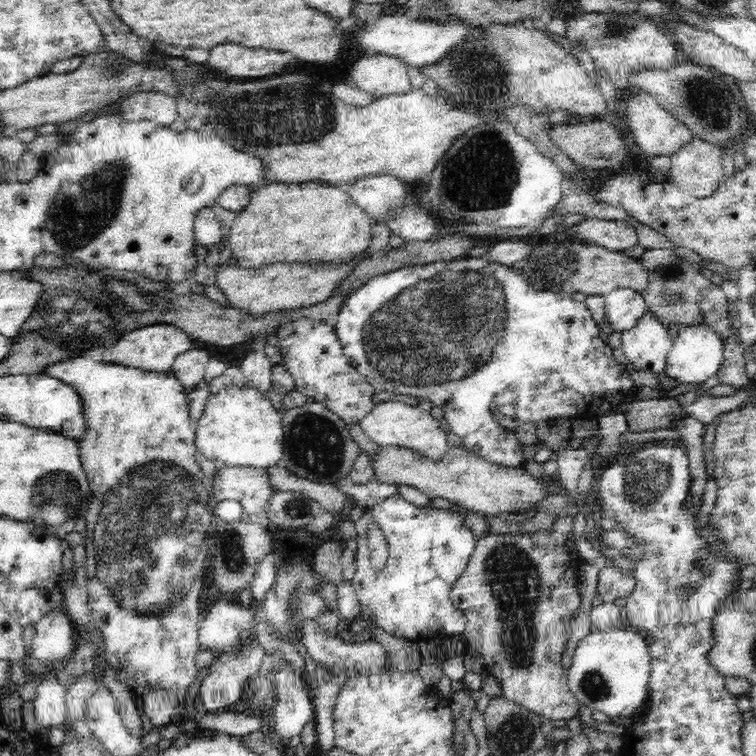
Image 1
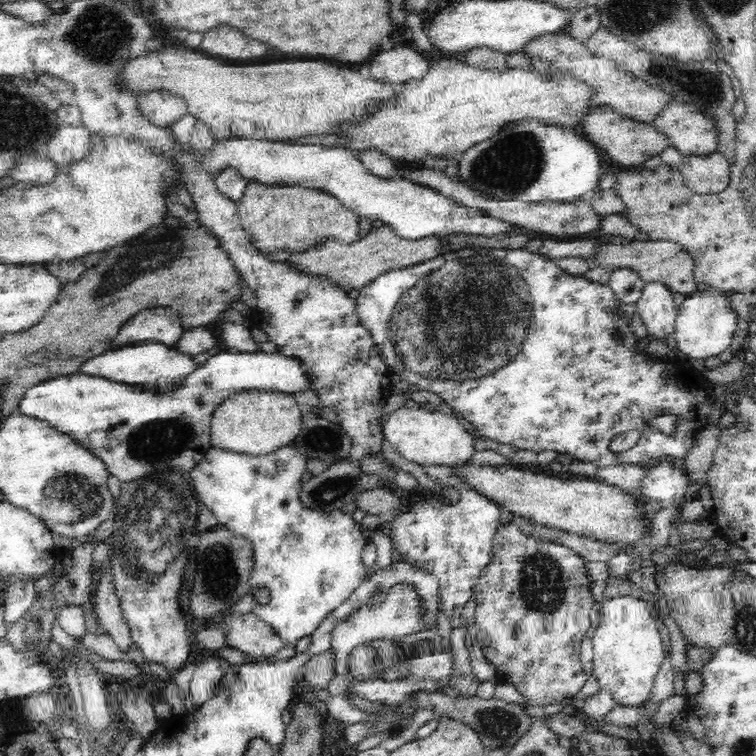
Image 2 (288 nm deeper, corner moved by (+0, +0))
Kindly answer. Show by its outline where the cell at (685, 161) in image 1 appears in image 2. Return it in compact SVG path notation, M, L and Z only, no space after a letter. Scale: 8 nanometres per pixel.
M714 152L710 156L684 156L682 174L684 186L696 194L720 194L730 186L732 162Z

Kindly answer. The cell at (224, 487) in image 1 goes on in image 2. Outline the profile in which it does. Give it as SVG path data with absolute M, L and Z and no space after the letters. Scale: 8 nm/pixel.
M294 444L282 446L280 450L264 456L212 448L204 456L204 460L200 460L200 464L190 470L190 482L196 500L210 508L218 524L238 536L248 538L254 550L250 592L246 592L230 610L220 614L220 618L232 614L256 614L268 626L272 626L272 630L280 638L284 638L286 646L296 644L300 638L316 632L320 622L336 608L340 608L348 600L348 596L366 580L368 572L364 570L360 558L364 546L370 544L362 534L366 528L344 510L328 512L306 508L300 498L300 492L304 490L304 472L308 472L308 458L300 450L296 450Z

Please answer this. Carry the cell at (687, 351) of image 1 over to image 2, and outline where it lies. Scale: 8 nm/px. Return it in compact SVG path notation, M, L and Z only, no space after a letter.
M708 288L708 290L696 290L680 306L678 318L676 318L676 330L674 338L678 342L678 350L682 350L690 360L692 358L708 358L722 354L726 348L730 348L734 342L734 334L738 328L738 314L732 308L730 298L724 290Z

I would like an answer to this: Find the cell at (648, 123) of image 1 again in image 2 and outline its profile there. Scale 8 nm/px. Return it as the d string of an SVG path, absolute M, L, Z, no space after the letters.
M670 102L668 106L664 106L664 110L660 110L660 114L654 120L654 126L668 136L668 140L672 140L672 146L678 148L682 152L682 156L710 156L714 152L718 152L718 126L716 120L708 114L702 112L702 108L694 106L694 104L684 104L684 102Z

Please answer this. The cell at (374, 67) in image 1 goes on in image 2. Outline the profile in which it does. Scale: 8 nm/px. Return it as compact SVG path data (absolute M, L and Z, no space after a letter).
M396 46L388 52L374 54L370 66L374 80L394 84L416 82L424 78L424 74L430 70L428 58L418 48L412 46Z

